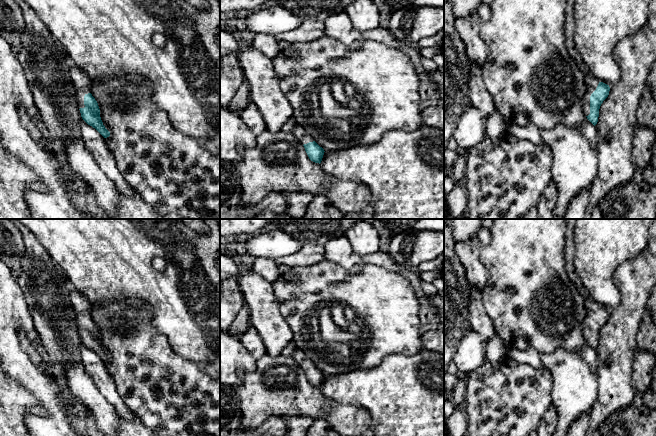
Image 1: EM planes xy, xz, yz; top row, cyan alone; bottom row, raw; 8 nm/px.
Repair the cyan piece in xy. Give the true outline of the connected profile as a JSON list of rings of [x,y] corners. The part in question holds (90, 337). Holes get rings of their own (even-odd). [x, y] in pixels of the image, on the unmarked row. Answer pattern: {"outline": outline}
{"outline": [[[71,291],[70,300],[76,314],[77,325],[82,343],[95,352],[104,362],[110,360],[100,341],[97,325],[91,318],[92,304],[79,291]]]}

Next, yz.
{"outline": [[[581,289],[584,297],[586,317],[583,321],[583,334],[587,343],[595,350],[598,346],[599,333],[603,325],[608,321],[609,309],[600,306],[585,290]]]}

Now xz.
{"outline": [[[296,350],[293,354],[293,359],[298,363],[298,365],[304,370],[305,375],[309,383],[315,387],[321,387],[324,373],[320,371],[301,350]]]}

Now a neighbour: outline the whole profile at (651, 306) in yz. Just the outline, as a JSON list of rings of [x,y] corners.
[[[656,286],[653,288],[647,304],[647,310],[650,311],[652,320],[656,325]]]

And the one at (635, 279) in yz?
[[[656,222],[649,227],[649,243],[635,258],[623,261],[616,269],[614,282],[620,292],[620,303],[610,309],[608,321],[599,333],[597,355],[598,395],[589,412],[589,427],[599,430],[606,419],[630,406],[634,398],[633,362],[637,351],[637,335],[647,309],[648,300],[656,286]]]

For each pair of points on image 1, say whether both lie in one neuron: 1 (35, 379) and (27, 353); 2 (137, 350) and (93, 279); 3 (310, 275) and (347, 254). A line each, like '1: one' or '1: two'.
1: one
2: two
3: two

